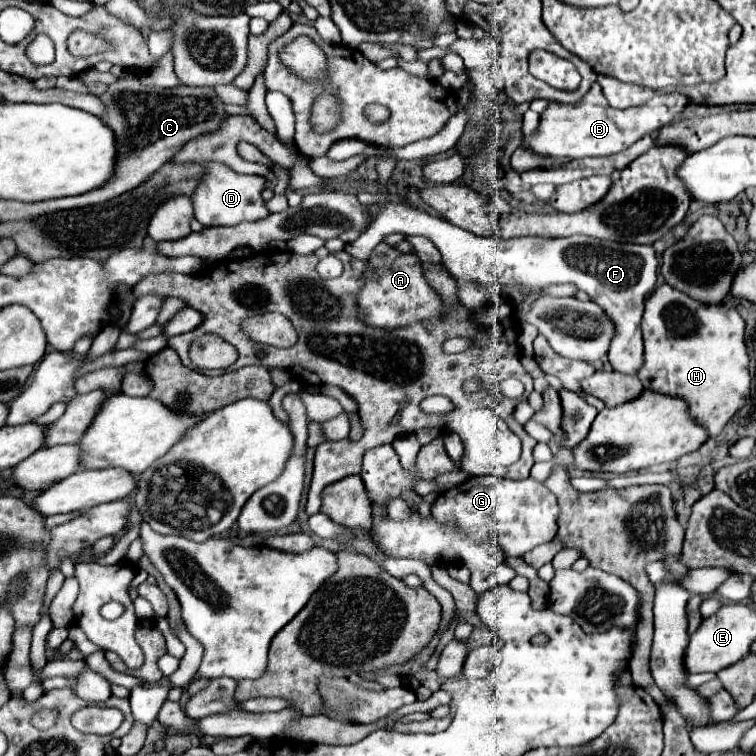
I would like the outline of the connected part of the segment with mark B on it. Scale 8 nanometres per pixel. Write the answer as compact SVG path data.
M598 82L592 84L592 88L584 94L584 98L578 104L556 104L552 102L542 114L538 128L522 138L522 146L530 148L538 156L548 158L586 158L586 156L610 156L616 152L626 150L636 140L640 140L644 134L652 134L654 130L660 130L664 124L670 124L688 104L686 96L678 92L670 92L664 96L654 96L650 102L632 106L628 110L616 110L608 104L608 100L602 94L602 88Z

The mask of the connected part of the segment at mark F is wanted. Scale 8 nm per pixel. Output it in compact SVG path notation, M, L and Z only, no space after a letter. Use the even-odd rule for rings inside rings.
M381 201L378 218L370 224L366 232L352 244L346 244L346 252L358 260L366 260L376 244L382 242L386 234L404 234L404 236L424 236L434 242L440 250L444 266L458 282L474 282L486 290L492 288L496 280L504 298L514 304L520 304L530 294L544 290L550 284L574 284L590 296L590 302L598 304L610 322L614 324L614 336L610 340L608 360L616 372L636 374L642 366L642 312L646 296L656 286L658 272L658 254L654 246L640 244L602 244L590 236L566 236L566 238L542 238L542 236L524 236L524 238L480 238L472 232L466 232L458 226L448 224L446 220L432 216L424 210L414 210L404 204Z

